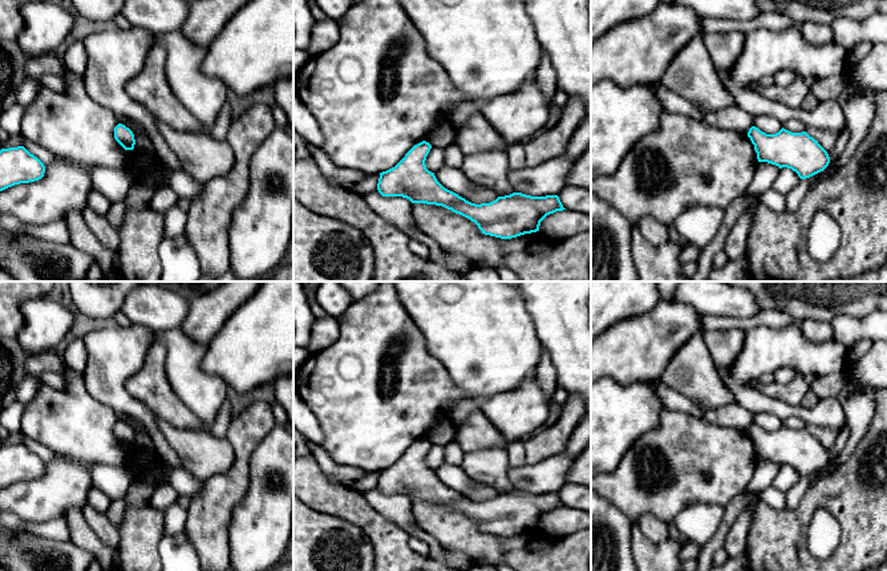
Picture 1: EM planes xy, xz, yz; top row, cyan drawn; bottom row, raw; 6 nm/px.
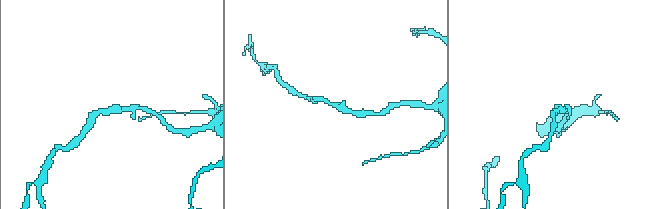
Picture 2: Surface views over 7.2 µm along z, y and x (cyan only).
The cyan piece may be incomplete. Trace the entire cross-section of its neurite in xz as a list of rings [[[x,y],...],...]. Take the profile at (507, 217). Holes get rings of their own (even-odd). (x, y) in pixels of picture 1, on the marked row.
[[[422,141],[414,145],[394,167],[380,173],[377,183],[378,193],[382,197],[402,197],[412,203],[442,206],[474,222],[482,234],[501,239],[511,239],[524,234],[536,232],[539,231],[540,222],[547,215],[566,210],[558,195],[531,197],[522,193],[498,197],[490,203],[471,203],[445,189],[437,181],[434,173],[426,169],[425,161],[430,149],[432,145]]]

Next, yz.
[[[752,126],[748,137],[754,145],[758,162],[791,169],[801,179],[823,171],[830,163],[827,151],[806,131],[791,133],[782,127],[775,134],[766,134]]]

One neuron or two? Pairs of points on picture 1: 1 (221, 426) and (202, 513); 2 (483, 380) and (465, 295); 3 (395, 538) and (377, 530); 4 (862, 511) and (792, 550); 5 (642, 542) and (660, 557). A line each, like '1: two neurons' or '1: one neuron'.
1: two neurons
2: one neuron
3: one neuron
4: one neuron
5: one neuron

